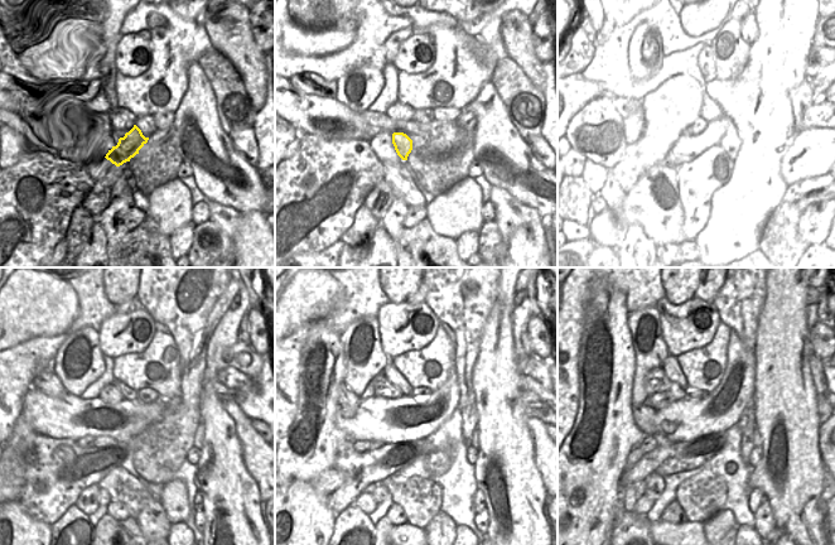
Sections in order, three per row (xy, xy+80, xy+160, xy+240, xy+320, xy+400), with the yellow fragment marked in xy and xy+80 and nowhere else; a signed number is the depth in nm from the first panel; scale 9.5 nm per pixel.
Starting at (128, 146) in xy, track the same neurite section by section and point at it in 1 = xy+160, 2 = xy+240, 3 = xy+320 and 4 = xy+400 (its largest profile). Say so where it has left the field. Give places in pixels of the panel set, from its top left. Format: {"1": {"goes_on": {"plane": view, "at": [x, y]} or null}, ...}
{"1": {"goes_on": {"plane": "xy+160", "at": [681, 150]}}, "2": {"goes_on": {"plane": "xy+240", "at": [104, 440]}}, "3": {"goes_on": {"plane": "xy+320", "at": [375, 444]}}, "4": {"goes_on": {"plane": "xy+400", "at": [648, 443]}}}

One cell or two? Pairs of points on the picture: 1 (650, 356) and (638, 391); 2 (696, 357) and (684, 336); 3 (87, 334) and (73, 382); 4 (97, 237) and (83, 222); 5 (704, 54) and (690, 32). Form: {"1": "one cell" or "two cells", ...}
{"1": "one cell", "2": "two cells", "3": "one cell", "4": "two cells", "5": "two cells"}

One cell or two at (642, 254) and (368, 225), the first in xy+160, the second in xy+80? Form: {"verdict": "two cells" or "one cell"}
{"verdict": "one cell"}

